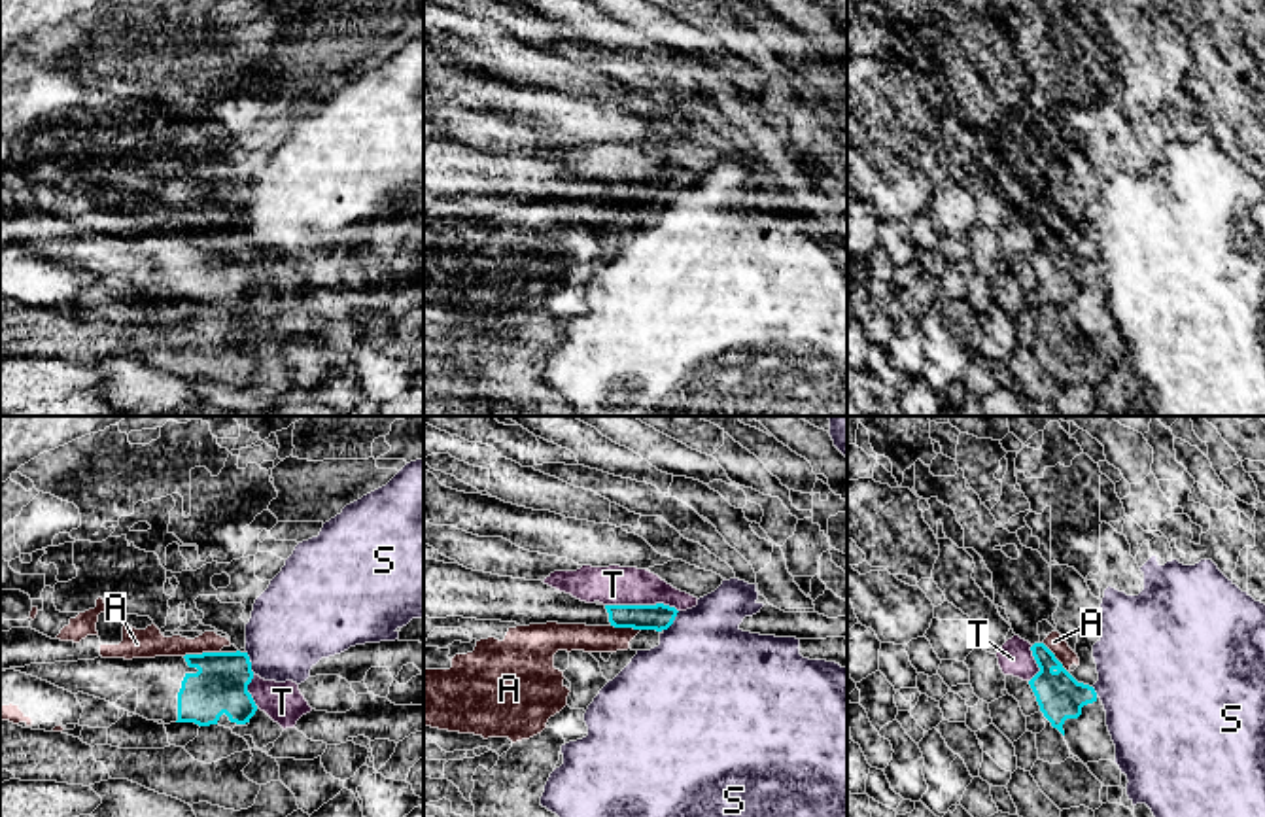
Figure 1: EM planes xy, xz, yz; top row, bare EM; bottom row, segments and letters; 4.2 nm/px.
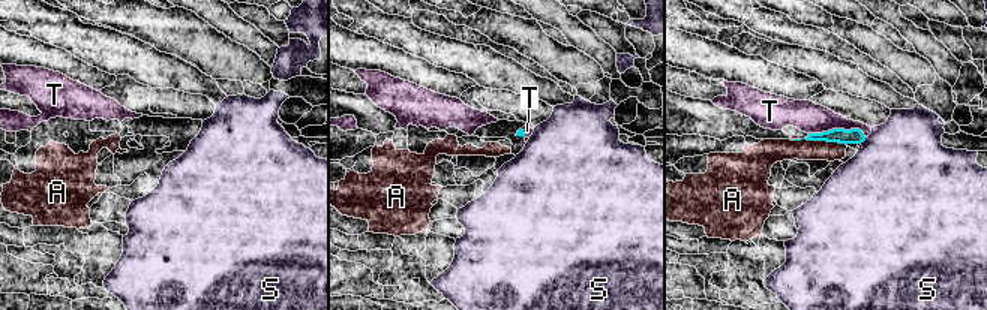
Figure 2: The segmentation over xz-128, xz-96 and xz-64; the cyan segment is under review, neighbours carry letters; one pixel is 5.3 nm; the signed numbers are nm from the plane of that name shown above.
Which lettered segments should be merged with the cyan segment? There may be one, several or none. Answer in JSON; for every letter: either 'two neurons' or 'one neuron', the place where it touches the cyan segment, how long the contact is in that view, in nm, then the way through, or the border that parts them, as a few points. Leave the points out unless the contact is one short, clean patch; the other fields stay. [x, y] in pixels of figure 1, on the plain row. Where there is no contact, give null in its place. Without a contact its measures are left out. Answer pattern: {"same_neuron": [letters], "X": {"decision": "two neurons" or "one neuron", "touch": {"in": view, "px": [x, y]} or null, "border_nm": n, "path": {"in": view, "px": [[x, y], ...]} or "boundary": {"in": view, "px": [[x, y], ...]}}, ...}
{"same_neuron": [], "A": {"decision": "two neurons", "touch": {"in": "xy", "px": [203, 229]}, "border_nm": 150, "boundary": {"in": "xy", "px": [[218, 227], [188, 229], [184, 233]]}}, "S": {"decision": "two neurons", "touch": {"in": "xy", "px": [250, 239]}, "border_nm": 100}, "T": {"decision": "two neurons", "touch": {"in": "xz", "px": [641, 182]}, "border_nm": 320}}

